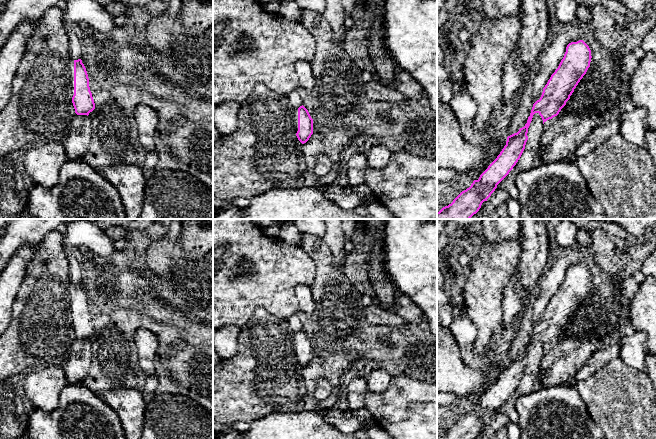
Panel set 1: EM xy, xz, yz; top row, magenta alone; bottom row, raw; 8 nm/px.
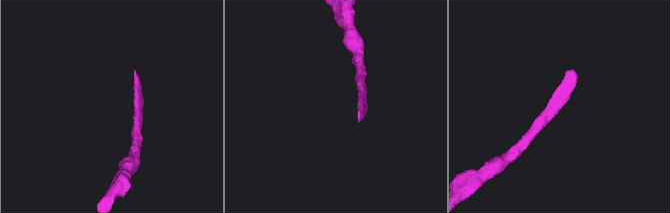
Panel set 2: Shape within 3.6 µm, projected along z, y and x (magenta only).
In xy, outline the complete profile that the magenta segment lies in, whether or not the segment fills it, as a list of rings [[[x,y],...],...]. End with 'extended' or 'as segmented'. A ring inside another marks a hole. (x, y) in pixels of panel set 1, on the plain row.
[[[70,281],[71,320],[77,339],[89,339],[95,333],[95,327],[89,311],[89,302],[81,283]]]; extended

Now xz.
[[[303,329],[295,333],[294,342],[296,360],[304,368],[313,358],[313,343]]]; extended

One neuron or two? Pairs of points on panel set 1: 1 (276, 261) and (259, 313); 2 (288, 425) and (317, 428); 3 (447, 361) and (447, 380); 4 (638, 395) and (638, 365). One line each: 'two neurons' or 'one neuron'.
1: two neurons
2: one neuron
3: one neuron
4: two neurons

